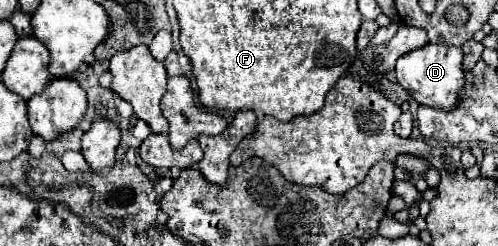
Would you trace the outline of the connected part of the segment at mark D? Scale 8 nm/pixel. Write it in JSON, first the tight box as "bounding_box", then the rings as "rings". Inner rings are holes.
{"bounding_box":[395,44,463,110],"rings":[[[427,44],[423,48],[411,50],[397,60],[395,74],[397,82],[419,102],[431,108],[453,110],[457,106],[457,90],[463,86],[463,52],[457,46]]]}

